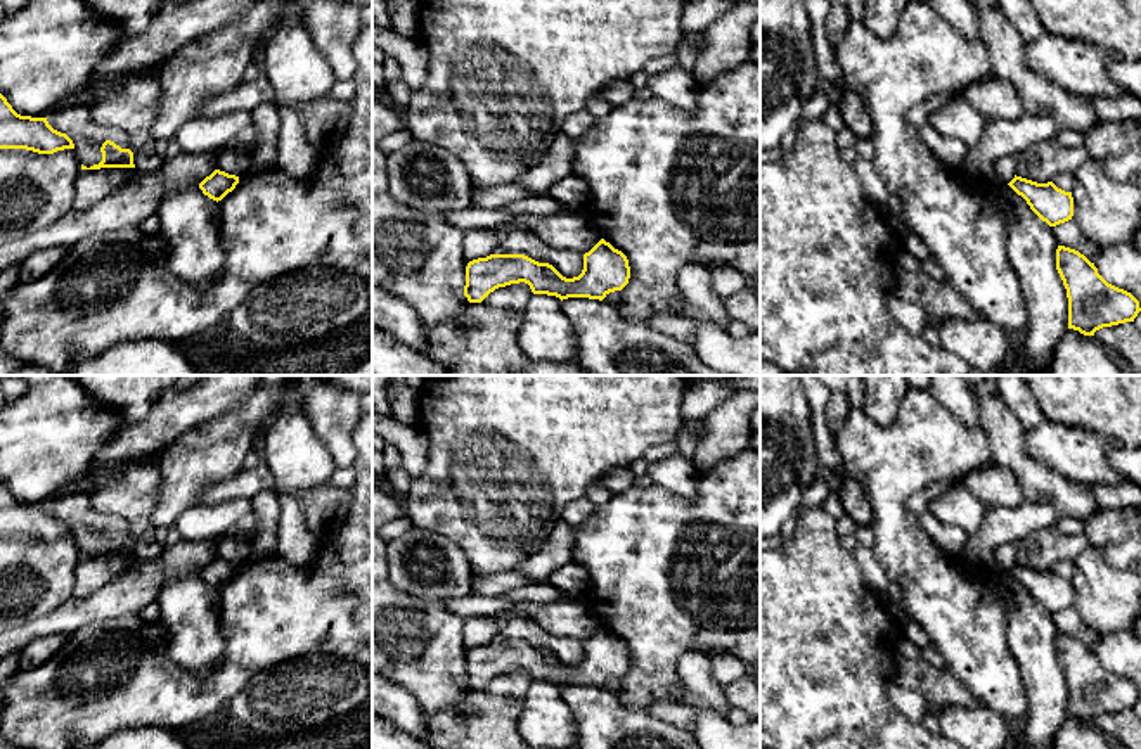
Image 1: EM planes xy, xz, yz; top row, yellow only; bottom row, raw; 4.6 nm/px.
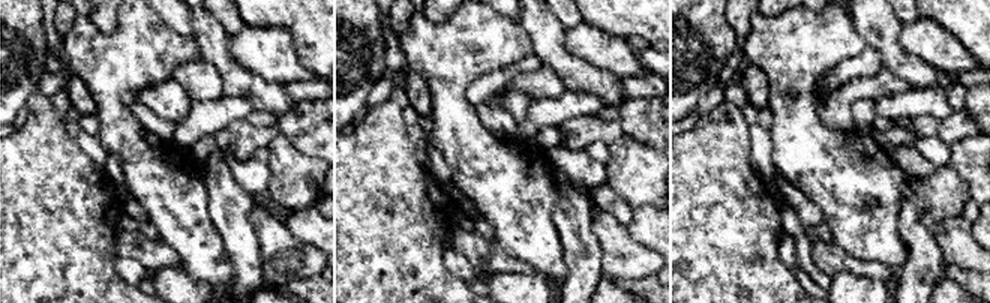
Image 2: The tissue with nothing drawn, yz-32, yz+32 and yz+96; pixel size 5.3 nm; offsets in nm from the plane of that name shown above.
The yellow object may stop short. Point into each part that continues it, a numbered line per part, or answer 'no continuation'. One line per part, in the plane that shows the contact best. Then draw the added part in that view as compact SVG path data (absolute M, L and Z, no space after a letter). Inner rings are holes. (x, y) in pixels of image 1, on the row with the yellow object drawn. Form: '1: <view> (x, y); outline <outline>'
no continuation

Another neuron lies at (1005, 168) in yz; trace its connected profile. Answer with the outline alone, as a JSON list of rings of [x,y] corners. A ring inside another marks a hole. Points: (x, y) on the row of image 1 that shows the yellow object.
[[[1004,156],[994,163],[994,168],[987,175],[989,182],[996,187],[1008,185],[1016,175],[1016,157]]]

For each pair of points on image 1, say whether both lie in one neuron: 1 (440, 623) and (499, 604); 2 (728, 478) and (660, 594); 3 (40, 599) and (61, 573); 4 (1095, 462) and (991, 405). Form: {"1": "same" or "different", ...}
{"1": "different", "2": "same", "3": "same", "4": "different"}

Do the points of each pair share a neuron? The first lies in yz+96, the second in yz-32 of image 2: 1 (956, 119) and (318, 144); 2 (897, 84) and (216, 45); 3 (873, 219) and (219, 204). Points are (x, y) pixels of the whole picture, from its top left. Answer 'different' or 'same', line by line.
1: different
2: different
3: different

